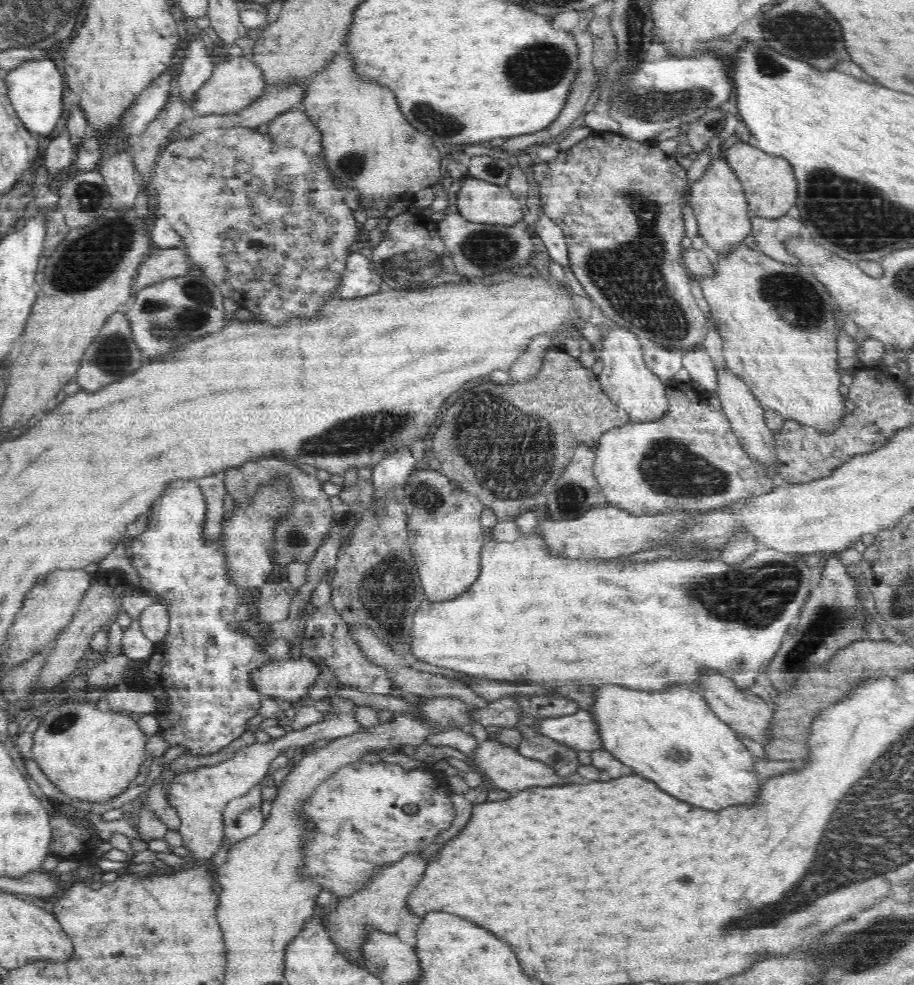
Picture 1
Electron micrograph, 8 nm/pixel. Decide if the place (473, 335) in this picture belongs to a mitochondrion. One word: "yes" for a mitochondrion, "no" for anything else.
no

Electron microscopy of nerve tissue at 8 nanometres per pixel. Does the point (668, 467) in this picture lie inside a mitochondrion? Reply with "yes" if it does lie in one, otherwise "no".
yes

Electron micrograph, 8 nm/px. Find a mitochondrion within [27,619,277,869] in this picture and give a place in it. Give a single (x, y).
(66, 718)

